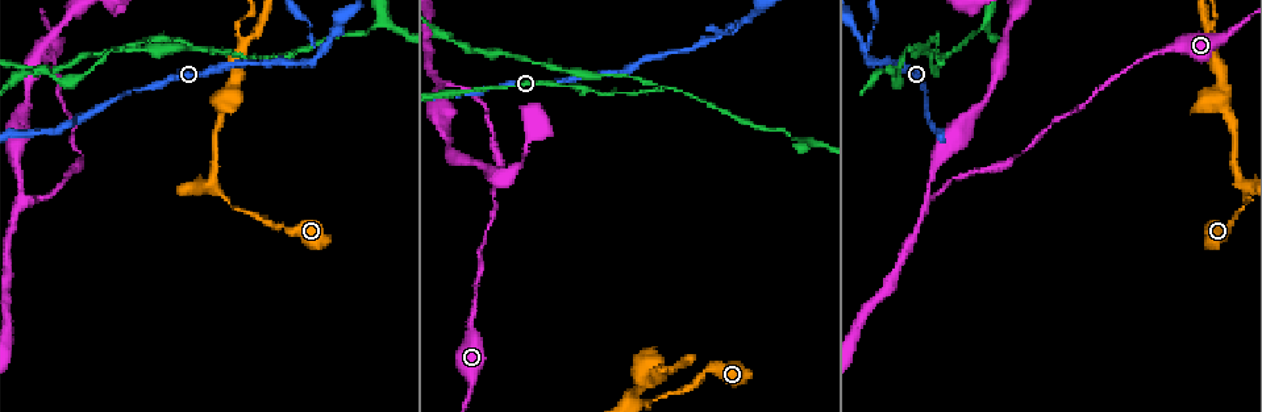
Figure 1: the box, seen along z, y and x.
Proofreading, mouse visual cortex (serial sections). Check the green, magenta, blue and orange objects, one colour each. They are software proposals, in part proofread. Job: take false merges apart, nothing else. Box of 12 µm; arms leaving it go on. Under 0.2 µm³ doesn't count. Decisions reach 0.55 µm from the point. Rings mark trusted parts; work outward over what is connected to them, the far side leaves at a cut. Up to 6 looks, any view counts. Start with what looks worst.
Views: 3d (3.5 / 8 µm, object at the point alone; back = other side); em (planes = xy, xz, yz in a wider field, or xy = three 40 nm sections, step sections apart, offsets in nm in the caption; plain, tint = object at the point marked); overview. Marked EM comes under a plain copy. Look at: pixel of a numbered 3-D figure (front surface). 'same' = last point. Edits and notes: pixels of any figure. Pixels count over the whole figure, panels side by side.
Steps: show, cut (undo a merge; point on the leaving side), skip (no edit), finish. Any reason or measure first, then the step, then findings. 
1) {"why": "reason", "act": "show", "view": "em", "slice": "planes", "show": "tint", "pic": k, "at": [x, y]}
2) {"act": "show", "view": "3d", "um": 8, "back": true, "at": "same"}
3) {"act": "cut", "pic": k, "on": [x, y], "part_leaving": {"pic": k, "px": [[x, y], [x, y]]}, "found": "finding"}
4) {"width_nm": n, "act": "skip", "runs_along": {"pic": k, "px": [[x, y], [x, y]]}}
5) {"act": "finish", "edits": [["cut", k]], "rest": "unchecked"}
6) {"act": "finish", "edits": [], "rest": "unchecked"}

{"why": "three arms meet", "act": "show", "view": "3d", "um": 3.5, "pic": 1, "at": [935, 56]}

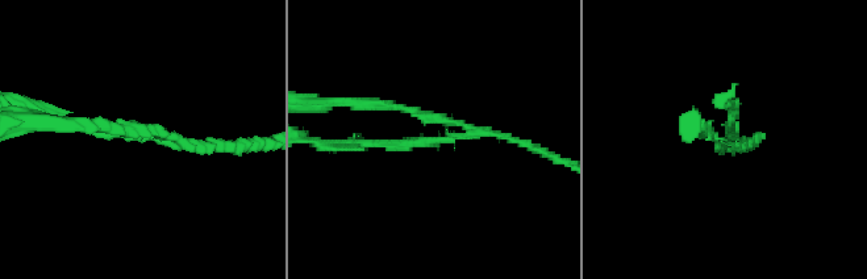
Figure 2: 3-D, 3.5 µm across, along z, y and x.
{"arms": 3, "arm_widths_nm": [100, 100, 100], "why": "now the EM", "act": "show", "view": "em", "slice": "xy", "step": 1, "show": "tint", "pic": 2, "at": [442, 137]}

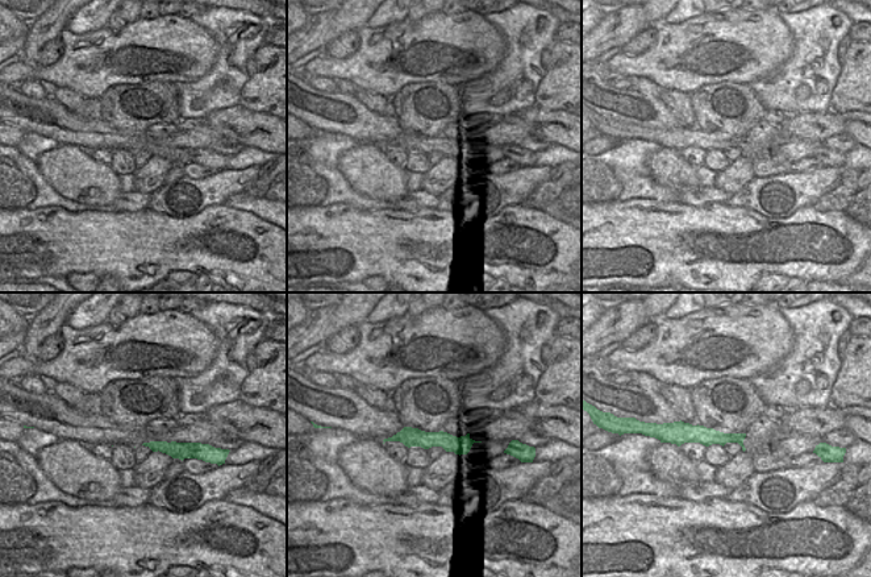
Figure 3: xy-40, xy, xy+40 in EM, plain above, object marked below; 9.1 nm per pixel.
{"why": "another direction", "act": "show", "view": "em", "slice": "xy", "step": 2, "show": "tint", "at": "same"}

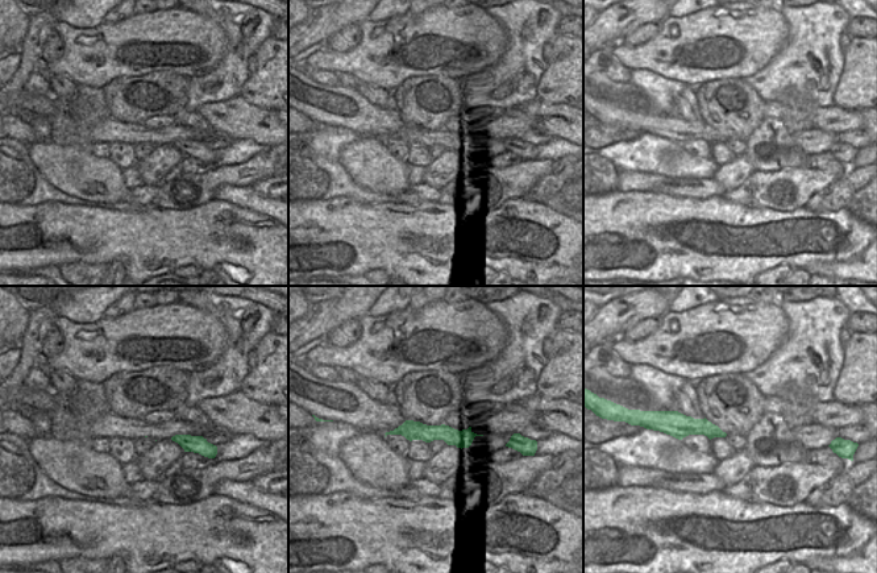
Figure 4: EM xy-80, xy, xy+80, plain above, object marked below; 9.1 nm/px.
{"act": "cut", "pic": 2, "on": [219, 146], "part_leaving": {"pic": 2, "px": [[449, 125], [392, 105], [324, 105]]}, "found": "a second cell is stuck on"}

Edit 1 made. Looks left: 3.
{"why": "redraw", "act": "show", "view": "overview"}

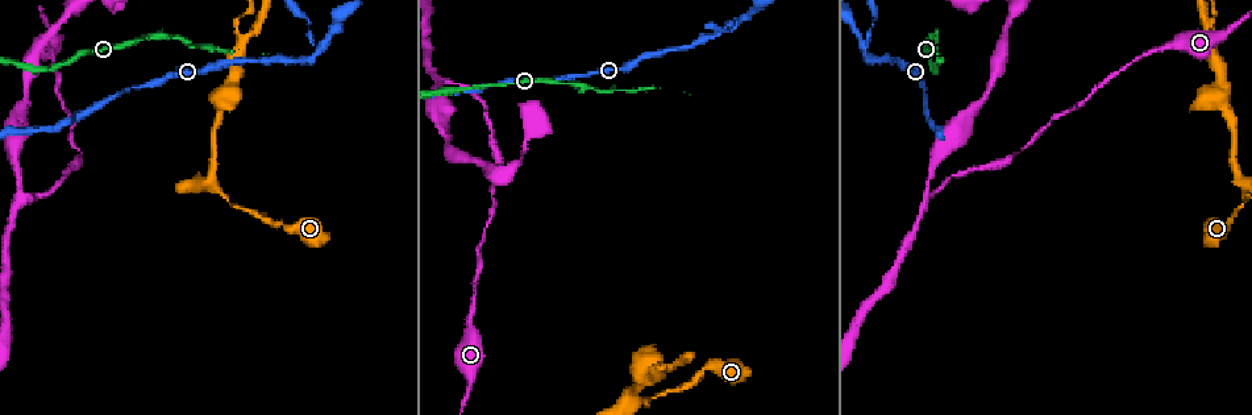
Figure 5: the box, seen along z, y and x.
{"why": "side arm on a straight run", "act": "show", "view": "3d", "um": 3.5, "pic": 5, "at": [245, 40]}

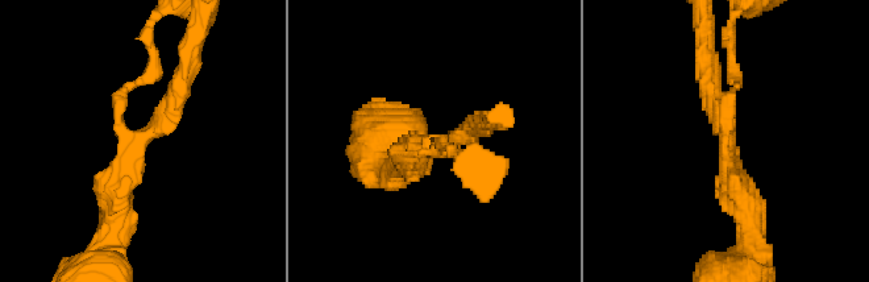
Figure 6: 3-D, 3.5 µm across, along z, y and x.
{"arms": 3, "arm_widths_nm": [150, 250, 350], "act": "show", "view": "em", "slice": "planes", "show": "tint", "pic": 6, "at": [727, 148]}

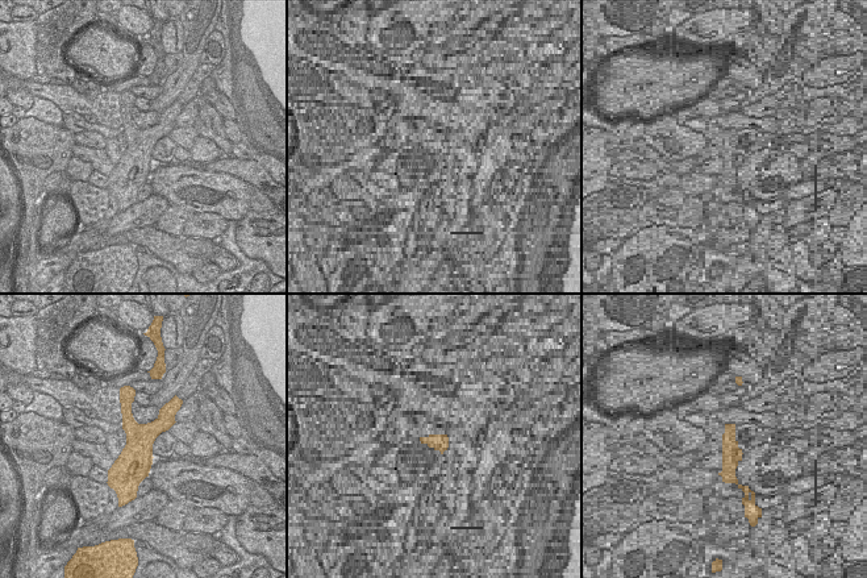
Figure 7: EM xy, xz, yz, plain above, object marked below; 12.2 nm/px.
{"act": "skip", "runs_along": {"pic": 6, "px": [[116, 224], [116, 175], [184, 78]]}, "found": "continuous, no second cell"}

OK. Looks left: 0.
{"act": "finish", "edits": [["cut", 2]], "rest": "unchecked"}

